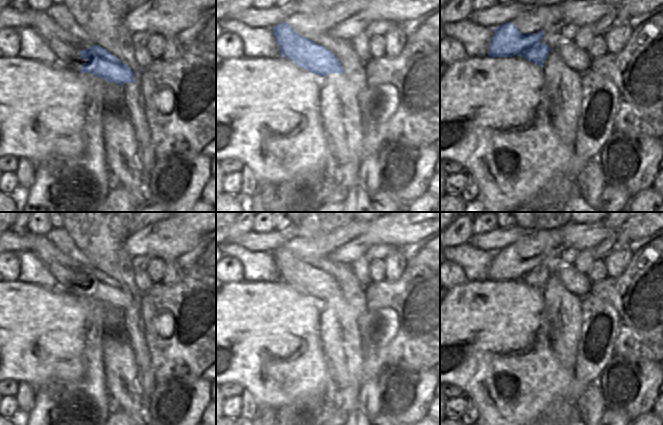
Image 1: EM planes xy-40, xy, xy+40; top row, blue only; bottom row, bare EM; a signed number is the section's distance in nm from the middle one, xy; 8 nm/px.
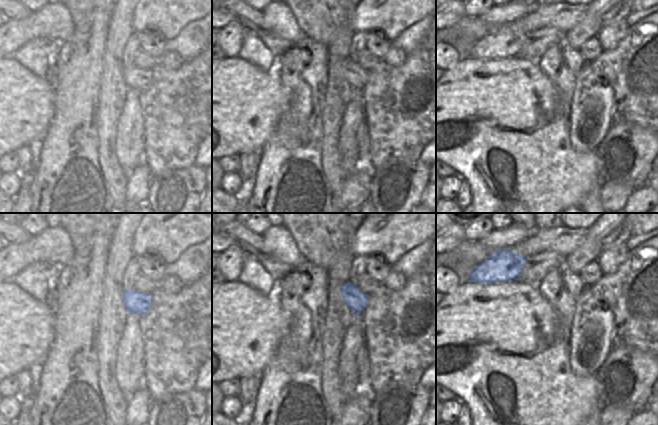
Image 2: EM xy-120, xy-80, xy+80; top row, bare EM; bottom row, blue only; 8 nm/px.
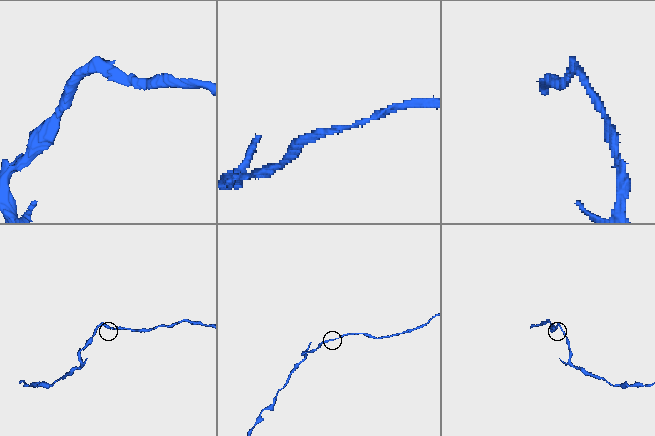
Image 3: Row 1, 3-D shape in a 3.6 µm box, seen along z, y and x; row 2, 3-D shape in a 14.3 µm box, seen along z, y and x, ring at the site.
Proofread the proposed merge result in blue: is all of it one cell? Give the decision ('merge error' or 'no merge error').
merge error

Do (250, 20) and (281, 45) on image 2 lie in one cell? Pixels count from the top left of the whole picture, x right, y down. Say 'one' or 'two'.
one

